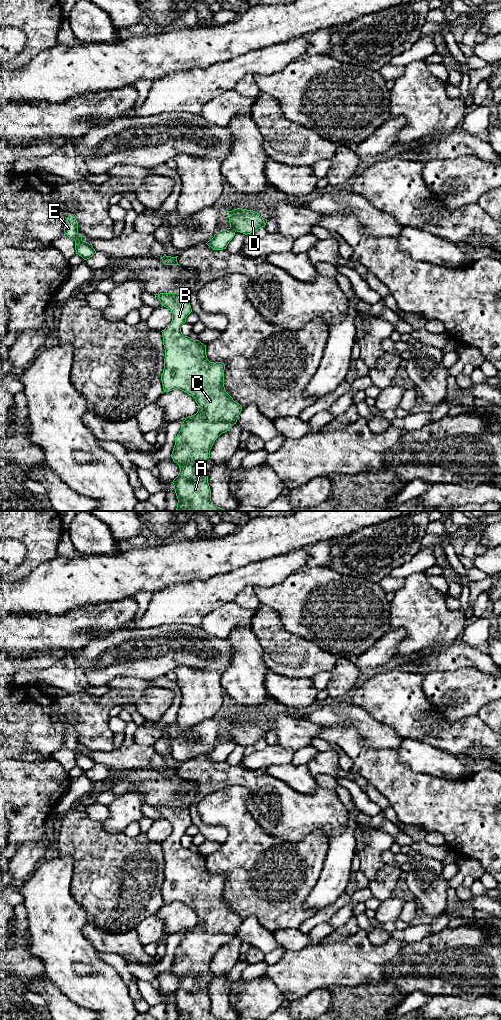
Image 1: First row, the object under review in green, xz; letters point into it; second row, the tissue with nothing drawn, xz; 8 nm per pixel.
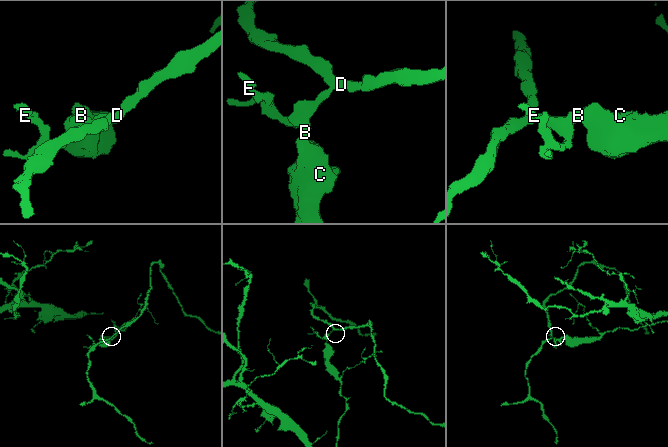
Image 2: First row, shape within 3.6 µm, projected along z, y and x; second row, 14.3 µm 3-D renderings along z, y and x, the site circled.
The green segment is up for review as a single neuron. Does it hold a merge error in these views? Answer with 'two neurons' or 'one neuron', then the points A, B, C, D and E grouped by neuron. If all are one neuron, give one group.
two neurons; A B C E / D

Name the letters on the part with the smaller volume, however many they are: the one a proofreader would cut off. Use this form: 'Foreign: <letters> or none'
Foreign: D

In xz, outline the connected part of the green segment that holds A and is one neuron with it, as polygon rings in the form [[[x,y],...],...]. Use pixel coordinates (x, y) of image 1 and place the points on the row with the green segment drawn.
[[[177,293],[154,294],[162,306],[172,313],[171,323],[162,330],[165,349],[164,369],[161,381],[164,392],[180,389],[192,396],[198,404],[198,411],[188,416],[182,423],[181,430],[175,437],[171,457],[179,465],[180,472],[173,480],[178,499],[176,511],[226,511],[215,506],[211,501],[211,490],[205,472],[197,472],[196,465],[210,458],[210,450],[215,440],[236,424],[242,406],[233,400],[224,387],[225,364],[210,362],[206,355],[206,345],[199,340],[184,336],[181,327],[192,312],[188,296]]]

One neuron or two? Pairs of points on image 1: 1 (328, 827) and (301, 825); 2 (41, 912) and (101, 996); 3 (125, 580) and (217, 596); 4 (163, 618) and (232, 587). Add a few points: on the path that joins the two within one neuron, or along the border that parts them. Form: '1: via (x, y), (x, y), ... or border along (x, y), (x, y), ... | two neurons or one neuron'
1: via (321, 824), (308, 824) | one neuron
2: via (56, 935), (62, 947), (62, 966), (78, 982) | one neuron
3: border along (190, 581), (175, 583), (152, 593) | two neurons
4: via (180, 604), (188, 604), (199, 597), (215, 592) | one neuron

